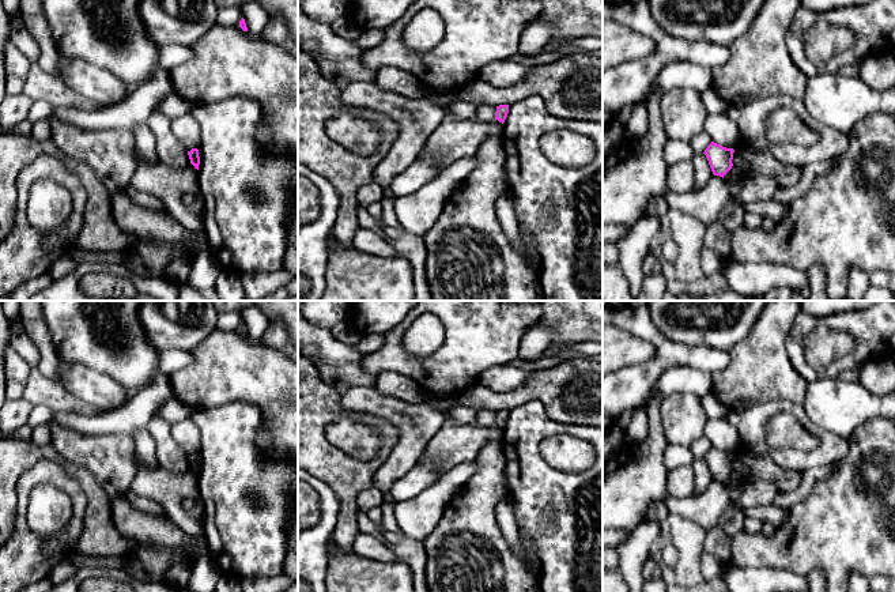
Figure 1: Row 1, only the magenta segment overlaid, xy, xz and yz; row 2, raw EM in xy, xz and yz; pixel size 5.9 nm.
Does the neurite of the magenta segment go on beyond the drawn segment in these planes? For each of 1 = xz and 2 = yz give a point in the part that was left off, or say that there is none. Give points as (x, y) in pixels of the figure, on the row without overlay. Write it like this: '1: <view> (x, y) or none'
1: none
2: none

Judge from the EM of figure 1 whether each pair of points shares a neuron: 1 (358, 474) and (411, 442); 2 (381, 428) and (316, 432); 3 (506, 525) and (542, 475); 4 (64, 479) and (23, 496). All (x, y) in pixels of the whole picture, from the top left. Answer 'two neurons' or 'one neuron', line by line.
1: two neurons
2: one neuron
3: two neurons
4: one neuron

